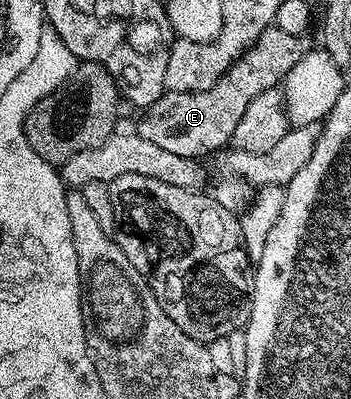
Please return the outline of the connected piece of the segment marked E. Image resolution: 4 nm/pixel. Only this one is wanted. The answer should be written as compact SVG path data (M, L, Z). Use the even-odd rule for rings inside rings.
M277 27L266 29L254 45L251 45L237 61L233 61L225 75L212 87L191 93L163 93L160 99L156 99L156 103L152 103L141 114L142 122L136 125L137 133L144 139L156 143L156 147L172 151L172 155L195 159L201 159L205 153L214 153L225 145L229 146L234 140L234 132L240 124L240 118L243 117L244 111L248 111L248 103L252 103L252 99L256 99L256 95L261 95L263 91L279 88L285 82L288 71L292 71L292 67L296 67L296 63L300 63L302 56L308 52L306 40L305 36L288 35L288 31Z

